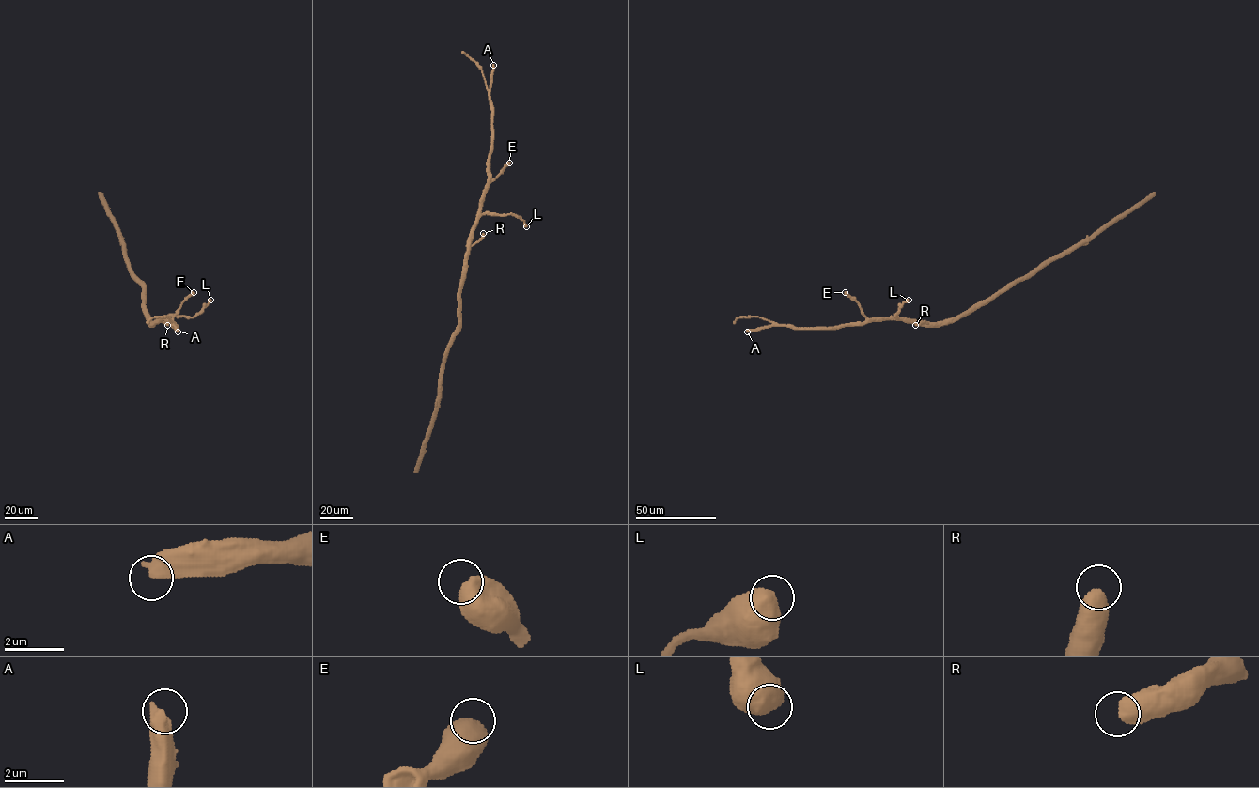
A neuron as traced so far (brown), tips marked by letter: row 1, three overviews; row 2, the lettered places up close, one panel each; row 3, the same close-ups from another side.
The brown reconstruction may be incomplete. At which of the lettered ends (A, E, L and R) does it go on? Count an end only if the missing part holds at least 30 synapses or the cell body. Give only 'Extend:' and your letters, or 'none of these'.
Extend: A

